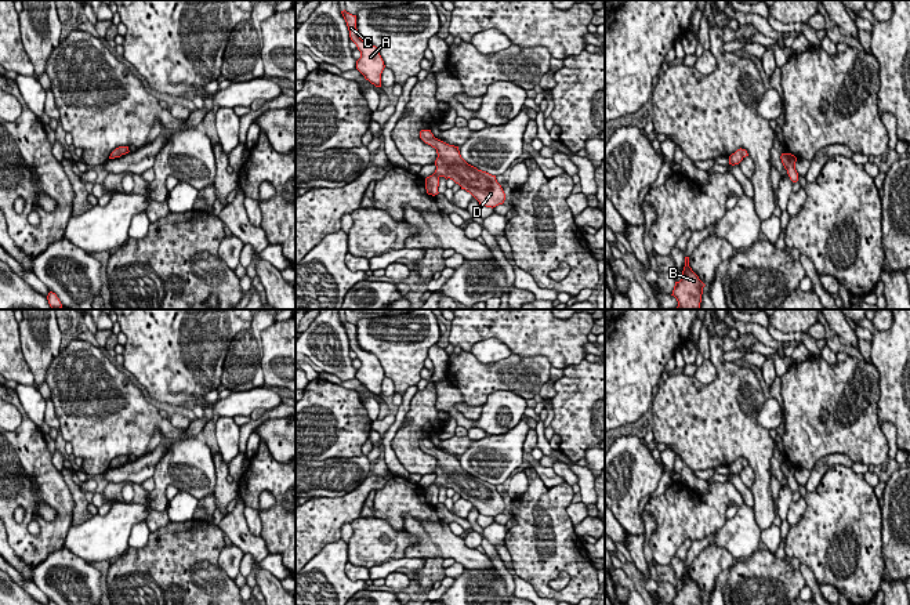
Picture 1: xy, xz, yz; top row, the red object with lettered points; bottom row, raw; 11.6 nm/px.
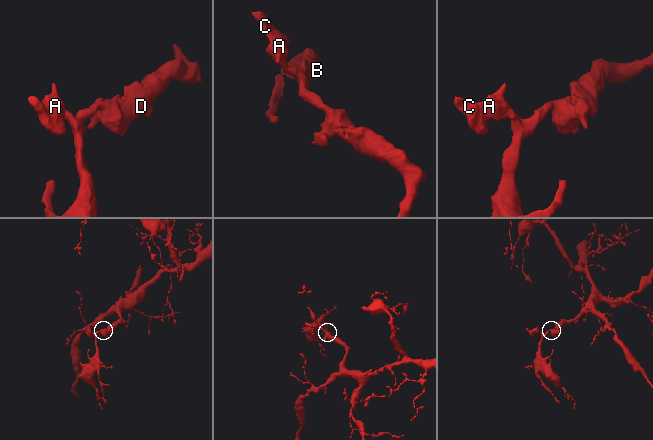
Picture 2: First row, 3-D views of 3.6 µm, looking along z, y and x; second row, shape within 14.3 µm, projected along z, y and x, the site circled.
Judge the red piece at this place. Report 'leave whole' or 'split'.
leave whole

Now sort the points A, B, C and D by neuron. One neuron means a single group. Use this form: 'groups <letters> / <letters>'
groups A B C D

